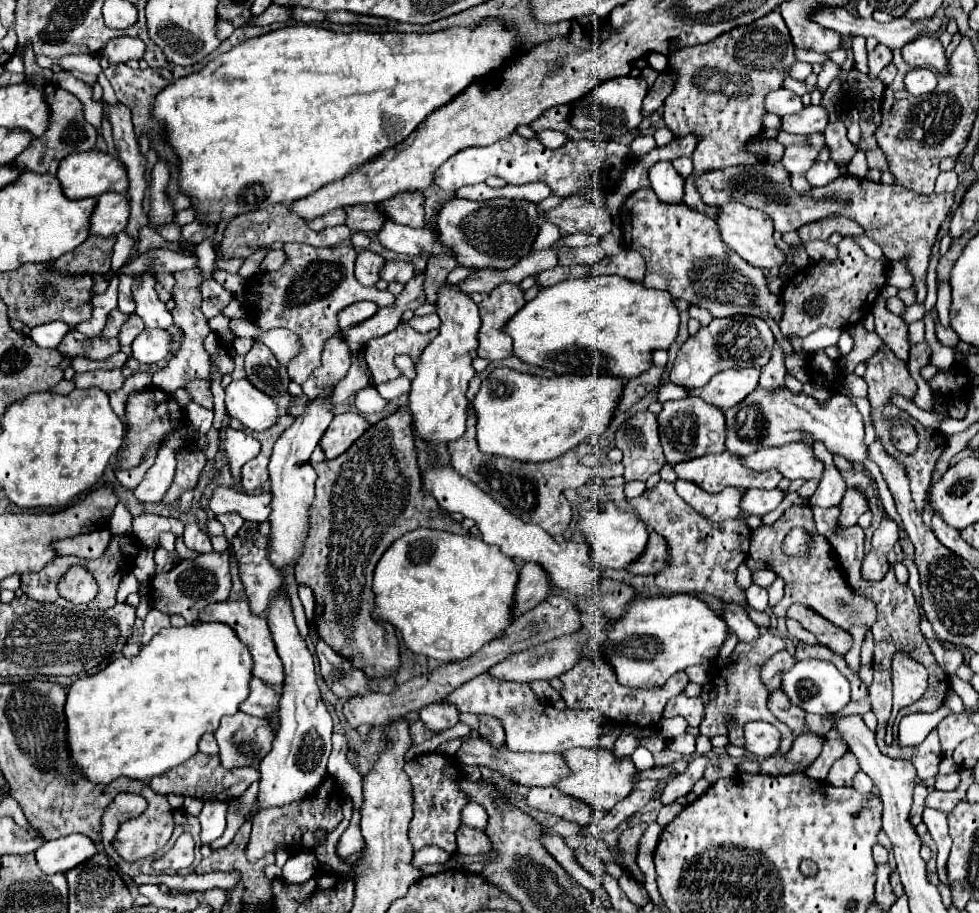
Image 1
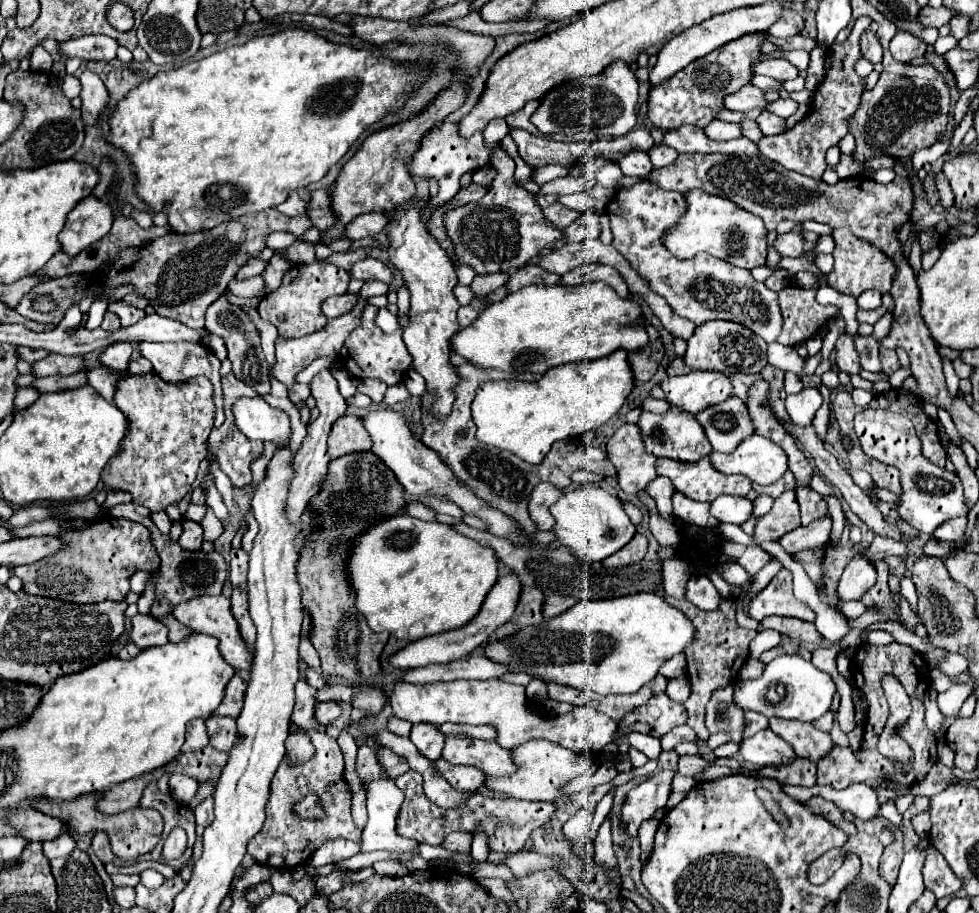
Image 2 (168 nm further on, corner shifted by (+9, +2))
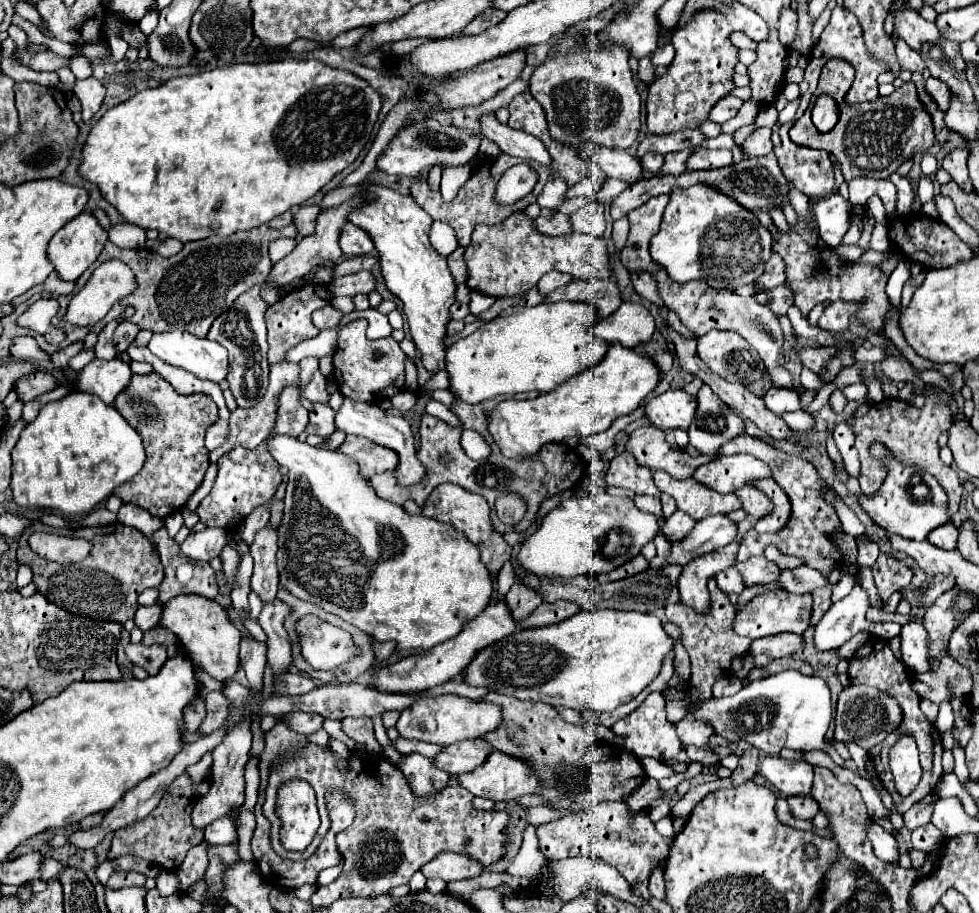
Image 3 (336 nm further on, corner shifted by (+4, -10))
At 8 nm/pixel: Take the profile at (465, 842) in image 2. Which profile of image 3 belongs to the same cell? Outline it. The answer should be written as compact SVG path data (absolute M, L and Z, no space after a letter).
M440 852L434 860L422 866L422 874L426 878L440 878L444 882L452 880L464 880L480 876L484 866L476 862L468 854L456 854L456 852Z

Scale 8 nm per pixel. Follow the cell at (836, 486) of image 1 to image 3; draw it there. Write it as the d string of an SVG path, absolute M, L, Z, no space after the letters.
M794 410L794 412L786 412L786 414L782 414L782 418L784 418L784 422L796 432L796 434L804 434L804 432L808 432L810 428L814 428L814 416L810 414L810 412L806 412L806 410Z

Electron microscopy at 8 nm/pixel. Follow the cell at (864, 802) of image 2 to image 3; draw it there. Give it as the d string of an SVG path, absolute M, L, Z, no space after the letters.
M868 820L866 832L868 832L868 840L872 842L874 852L876 852L876 856L880 860L884 860L884 862L898 862L898 844L896 844L896 838L890 832L886 832L874 820Z

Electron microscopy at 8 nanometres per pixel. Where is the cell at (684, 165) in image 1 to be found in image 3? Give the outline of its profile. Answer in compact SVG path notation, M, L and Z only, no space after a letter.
M646 154L642 160L642 166L652 172L652 174L658 174L662 170L662 164L664 164L664 156L662 154Z

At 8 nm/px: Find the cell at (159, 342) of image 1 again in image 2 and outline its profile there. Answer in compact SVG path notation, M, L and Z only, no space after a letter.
M115 342L105 348L105 352L99 354L101 366L109 368L111 372L125 372L129 366L131 356L131 344L129 342Z

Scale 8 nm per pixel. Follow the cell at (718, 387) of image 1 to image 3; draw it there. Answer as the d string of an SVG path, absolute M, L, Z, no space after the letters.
M684 390L664 392L644 406L648 420L662 430L688 428L694 420L696 408L698 408L698 396L688 394Z

